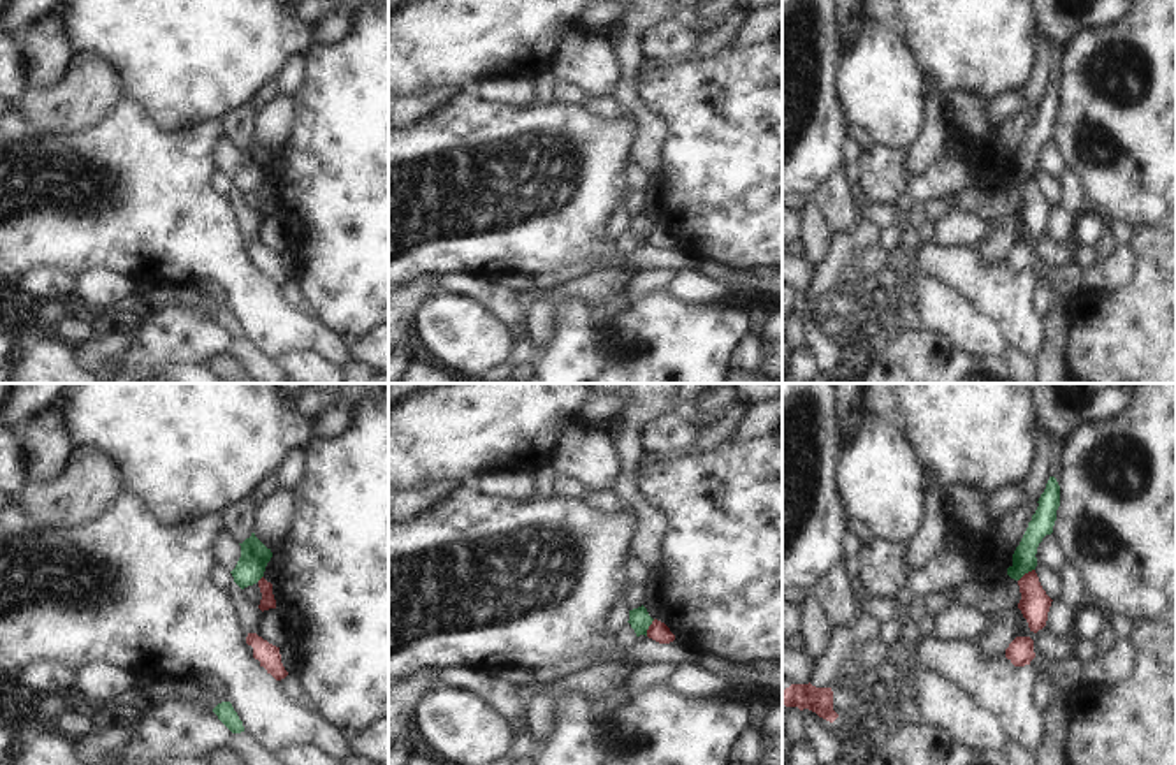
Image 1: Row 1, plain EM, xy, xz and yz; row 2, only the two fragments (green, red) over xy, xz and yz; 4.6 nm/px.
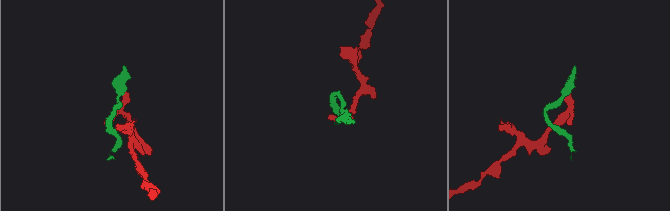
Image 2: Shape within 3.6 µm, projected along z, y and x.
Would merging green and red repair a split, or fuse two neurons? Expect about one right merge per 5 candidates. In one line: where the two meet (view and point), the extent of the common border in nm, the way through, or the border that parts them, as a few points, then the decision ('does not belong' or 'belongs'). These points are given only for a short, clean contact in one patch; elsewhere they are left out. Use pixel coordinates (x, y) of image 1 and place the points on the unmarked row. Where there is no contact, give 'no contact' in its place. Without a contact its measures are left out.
xz (647, 234) | 90 nm | along xz (654, 225), (646, 241) | does not belong

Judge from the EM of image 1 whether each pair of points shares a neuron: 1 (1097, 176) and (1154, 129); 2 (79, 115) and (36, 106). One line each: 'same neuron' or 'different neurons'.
1: same neuron
2: same neuron

